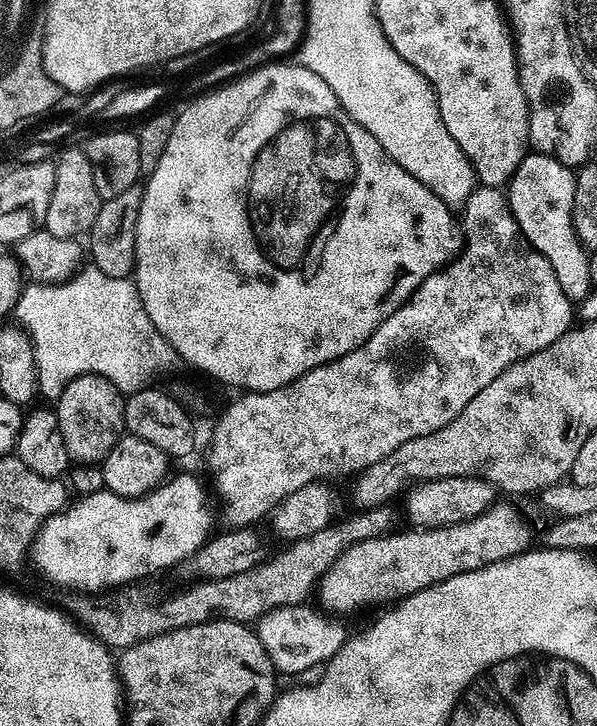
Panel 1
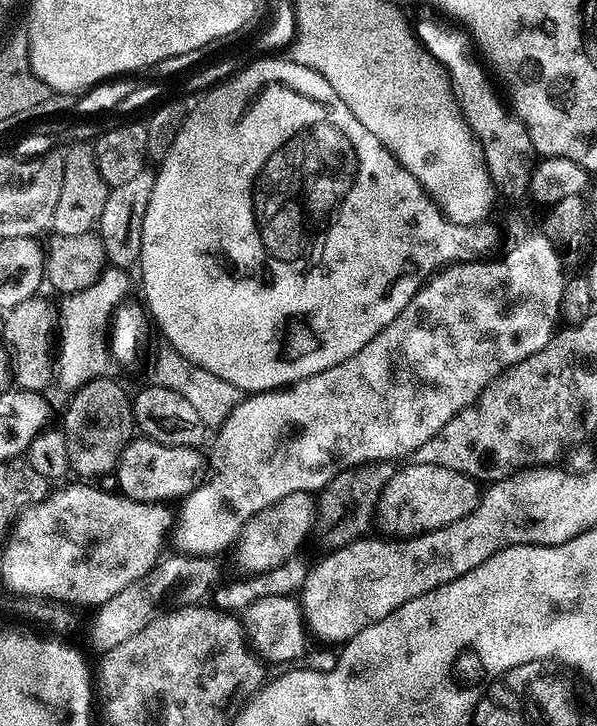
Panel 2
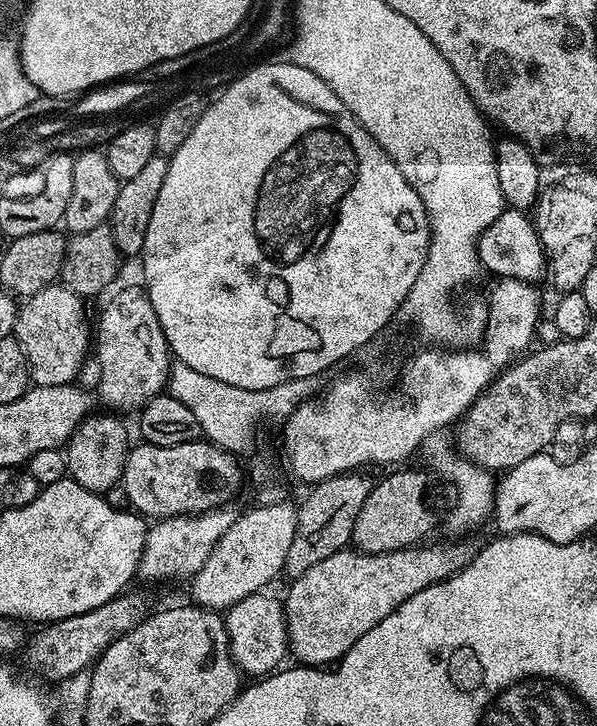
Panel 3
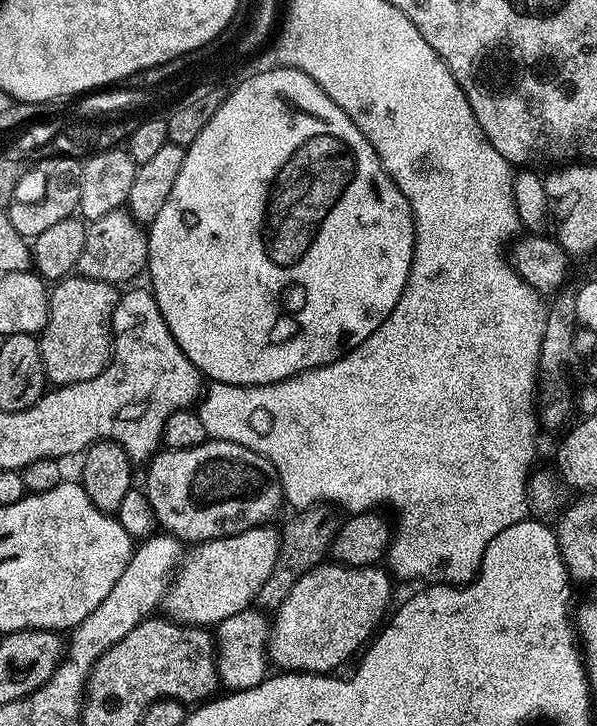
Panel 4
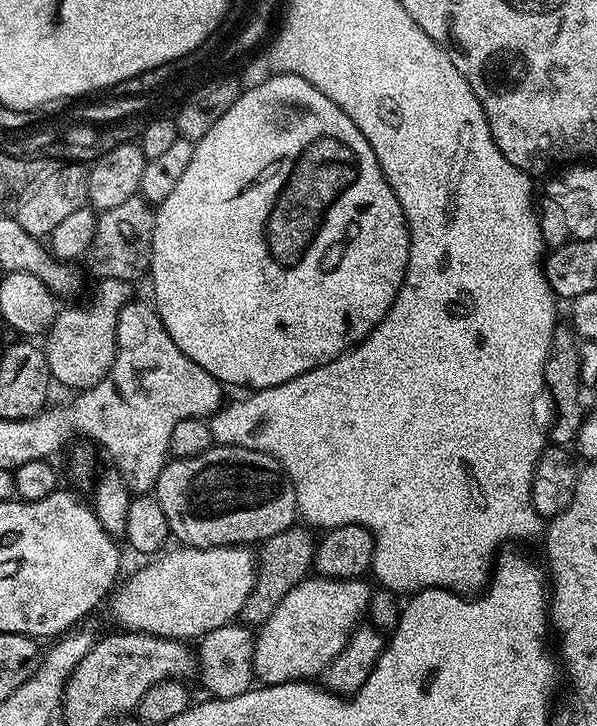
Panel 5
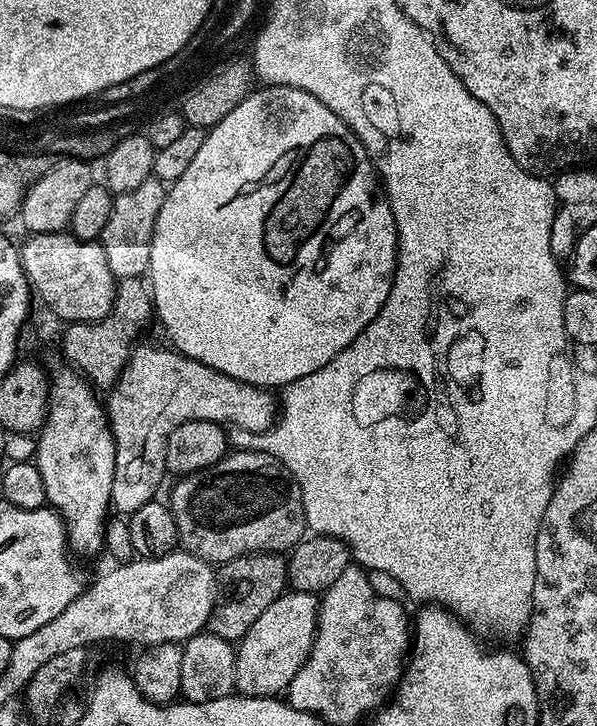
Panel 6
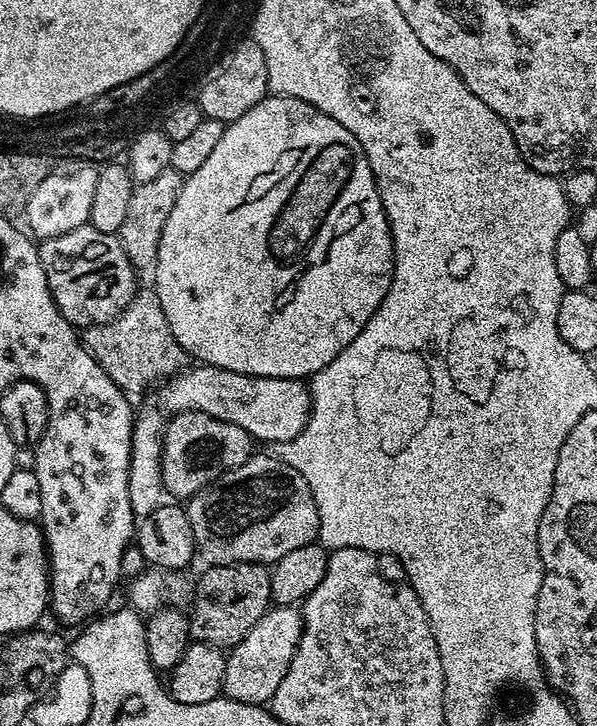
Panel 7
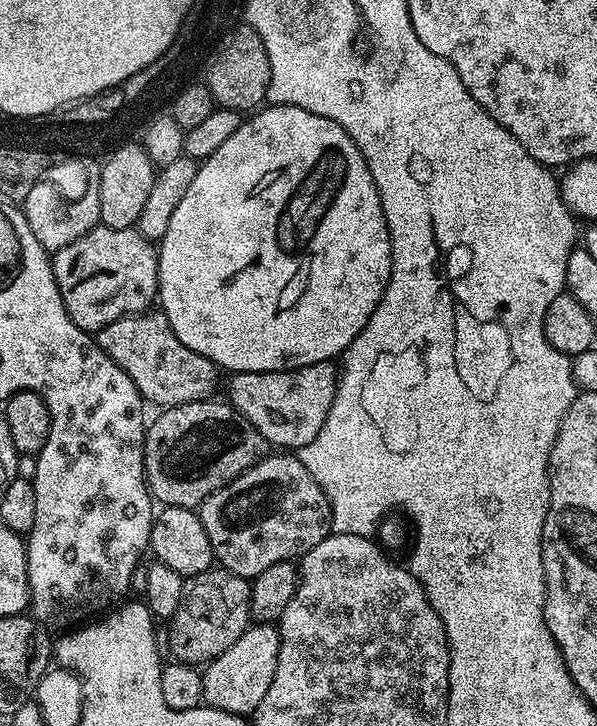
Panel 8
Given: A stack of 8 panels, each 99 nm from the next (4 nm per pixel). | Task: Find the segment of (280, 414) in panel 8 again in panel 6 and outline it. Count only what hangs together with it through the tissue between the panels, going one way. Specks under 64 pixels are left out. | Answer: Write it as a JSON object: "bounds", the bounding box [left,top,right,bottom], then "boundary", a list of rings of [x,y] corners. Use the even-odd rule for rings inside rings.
{"bounds":[106,344,278,514],"boundary":[[[148,344],[145,348],[133,347],[132,357],[122,370],[120,379],[112,385],[106,396],[108,423],[114,434],[116,443],[116,469],[114,470],[114,490],[112,503],[120,514],[131,514],[138,506],[146,506],[146,502],[157,499],[160,483],[166,477],[164,459],[166,458],[166,442],[178,426],[187,420],[205,420],[221,426],[241,428],[251,432],[264,432],[272,427],[278,415],[278,400],[267,388],[259,388],[241,380],[230,378],[210,366],[189,356],[173,350],[171,347],[155,348]]]}

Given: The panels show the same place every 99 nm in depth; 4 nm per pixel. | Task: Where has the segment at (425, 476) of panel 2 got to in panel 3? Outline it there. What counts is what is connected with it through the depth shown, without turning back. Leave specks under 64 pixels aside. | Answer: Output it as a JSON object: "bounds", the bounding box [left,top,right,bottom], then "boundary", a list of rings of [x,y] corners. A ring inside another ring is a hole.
{"bounds":[351,470,436,556],"boundary":[[[394,470],[390,476],[386,477],[385,480],[376,480],[372,485],[370,494],[366,498],[366,502],[362,502],[362,510],[358,514],[358,522],[354,522],[354,534],[352,535],[351,547],[358,552],[365,552],[371,556],[377,556],[378,554],[386,554],[387,552],[397,552],[403,548],[411,548],[413,546],[419,545],[421,541],[425,538],[431,537],[428,536],[432,532],[432,527],[436,524],[436,516],[432,513],[432,508],[428,505],[428,480],[420,472],[396,472],[400,470]]]}

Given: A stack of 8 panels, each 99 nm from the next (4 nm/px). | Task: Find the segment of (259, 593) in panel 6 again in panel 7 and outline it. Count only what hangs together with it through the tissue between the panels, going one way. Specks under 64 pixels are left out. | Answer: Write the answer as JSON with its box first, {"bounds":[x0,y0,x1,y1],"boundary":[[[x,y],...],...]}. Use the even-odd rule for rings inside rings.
{"bounds":[190,564,272,650],"boundary":[[[221,564],[203,570],[190,609],[191,639],[197,644],[213,644],[215,648],[230,650],[246,638],[254,622],[272,604],[270,571],[263,564]]]}

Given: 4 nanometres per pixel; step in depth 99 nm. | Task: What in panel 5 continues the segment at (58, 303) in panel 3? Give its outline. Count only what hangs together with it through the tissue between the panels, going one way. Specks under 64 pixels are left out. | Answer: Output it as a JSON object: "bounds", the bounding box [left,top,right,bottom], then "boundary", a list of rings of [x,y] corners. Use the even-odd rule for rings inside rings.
{"bounds":[42,278,133,390],"boundary":[[[106,278],[105,280],[100,280],[97,285],[97,288],[92,292],[92,297],[88,300],[88,304],[72,304],[69,308],[61,307],[57,311],[52,327],[46,332],[48,341],[43,341],[42,344],[44,357],[52,371],[53,381],[57,385],[65,384],[68,388],[76,388],[72,390],[93,388],[95,384],[102,382],[102,378],[106,378],[106,374],[116,357],[118,347],[116,343],[118,314],[122,314],[125,303],[133,299],[133,285],[127,280]]]}

